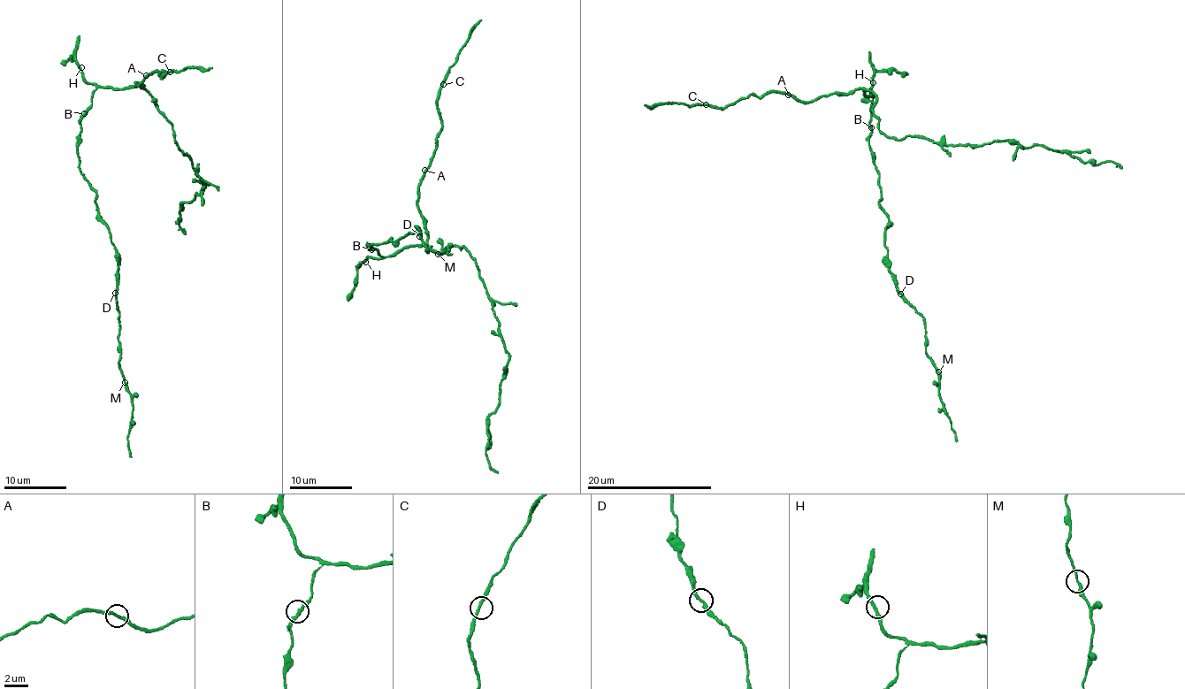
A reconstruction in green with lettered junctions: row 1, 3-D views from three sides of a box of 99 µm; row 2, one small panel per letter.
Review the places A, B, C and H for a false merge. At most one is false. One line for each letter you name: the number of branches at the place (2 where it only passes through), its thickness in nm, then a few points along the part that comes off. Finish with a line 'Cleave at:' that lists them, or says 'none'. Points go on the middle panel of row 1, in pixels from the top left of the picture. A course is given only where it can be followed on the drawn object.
Cleave at: none

